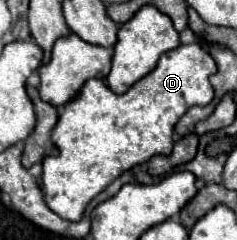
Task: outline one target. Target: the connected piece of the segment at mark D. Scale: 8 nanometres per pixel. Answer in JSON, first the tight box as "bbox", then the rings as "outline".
{"bbox":[41,43,217,221],"outline":[[[191,43],[163,53],[157,67],[123,95],[113,93],[101,79],[87,79],[79,95],[65,103],[53,129],[59,157],[45,157],[41,163],[41,189],[47,207],[67,221],[79,221],[87,203],[121,173],[149,161],[153,155],[169,155],[173,127],[181,115],[189,107],[203,107],[213,99],[209,75],[215,71],[217,65],[207,49]]]}

